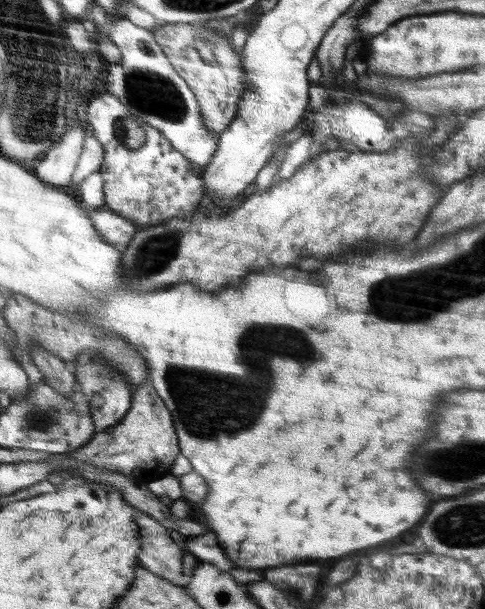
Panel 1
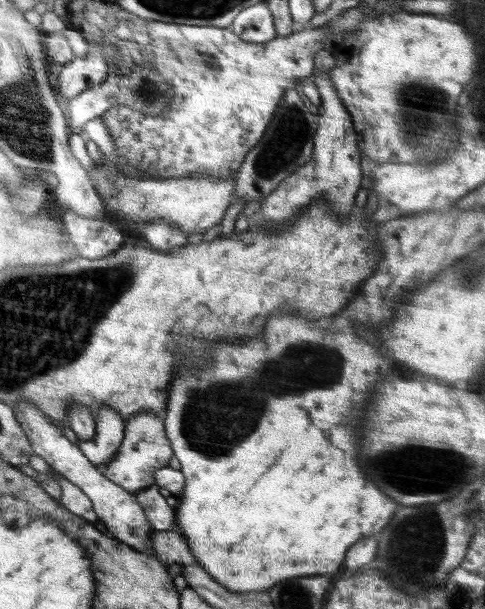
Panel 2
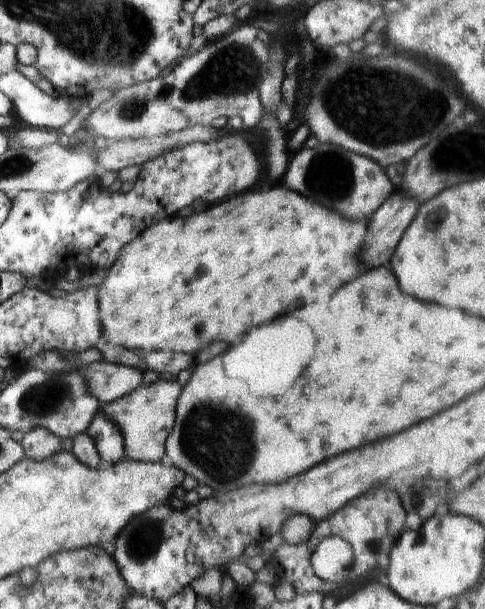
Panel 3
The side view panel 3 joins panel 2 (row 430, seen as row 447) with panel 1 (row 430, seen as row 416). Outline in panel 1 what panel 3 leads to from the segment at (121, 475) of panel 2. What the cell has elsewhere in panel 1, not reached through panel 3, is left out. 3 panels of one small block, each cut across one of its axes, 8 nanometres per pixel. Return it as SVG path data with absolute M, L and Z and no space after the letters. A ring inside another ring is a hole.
M147 378L142 386L133 391L131 407L118 425L96 433L90 442L70 454L66 453L66 457L74 459L76 463L88 463L110 472L121 472L130 480L143 480L146 484L168 474L179 452L171 412L158 396L153 382Z

